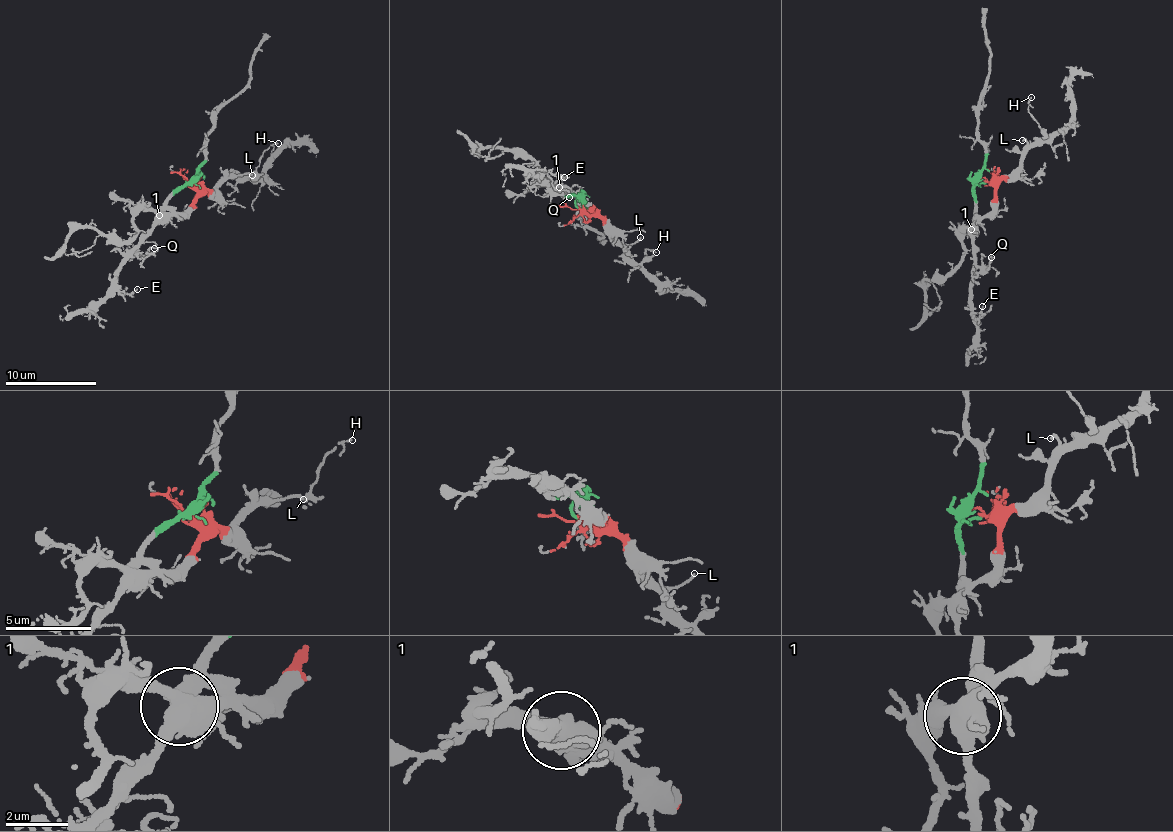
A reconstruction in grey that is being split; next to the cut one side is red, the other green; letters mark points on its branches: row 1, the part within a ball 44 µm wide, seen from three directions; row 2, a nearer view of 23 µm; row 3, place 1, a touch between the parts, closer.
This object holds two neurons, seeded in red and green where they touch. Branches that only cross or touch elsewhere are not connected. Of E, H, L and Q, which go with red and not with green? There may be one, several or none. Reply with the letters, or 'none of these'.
H, L

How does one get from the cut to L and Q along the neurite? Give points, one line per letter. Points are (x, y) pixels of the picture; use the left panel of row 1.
L: (193, 182), (211, 192), (239, 175), (253, 175)
Q: (193, 181), (186, 183), (159, 212), (159, 223), (140, 244), (153, 241), (158, 250), (155, 249)

